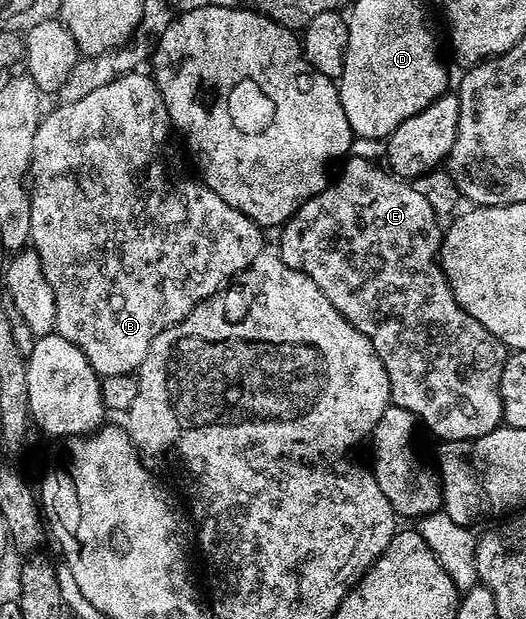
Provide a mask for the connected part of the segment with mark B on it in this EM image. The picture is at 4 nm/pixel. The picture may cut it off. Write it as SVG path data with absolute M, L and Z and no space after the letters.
M134 73L124 75L115 81L111 81L107 85L103 85L103 89L95 89L91 93L87 93L87 97L79 97L70 103L61 103L53 112L46 114L35 133L35 145L31 145L31 165L29 166L29 174L27 186L29 188L29 200L31 201L31 240L32 250L36 251L39 261L43 265L43 273L47 277L47 285L51 285L51 289L55 293L55 315L57 317L56 334L62 335L67 341L71 341L71 345L75 345L82 353L83 357L87 357L87 361L96 369L98 376L106 375L133 375L143 365L149 350L153 348L153 342L157 340L162 333L168 331L170 327L174 327L176 323L182 323L187 316L194 311L206 299L212 299L214 295L225 290L230 283L236 280L237 276L243 274L249 267L253 266L258 259L262 258L265 247L265 239L262 228L256 223L251 222L246 215L239 213L239 209L231 209L231 205L227 205L227 201L223 201L223 197L219 197L219 193L215 193L200 178L192 179L189 175L184 175L181 171L165 171L165 167L161 163L153 163L165 151L165 146L169 143L169 134L174 134L175 128L173 122L169 119L167 113L167 105L163 101L163 97L159 93L157 83L148 74Z

